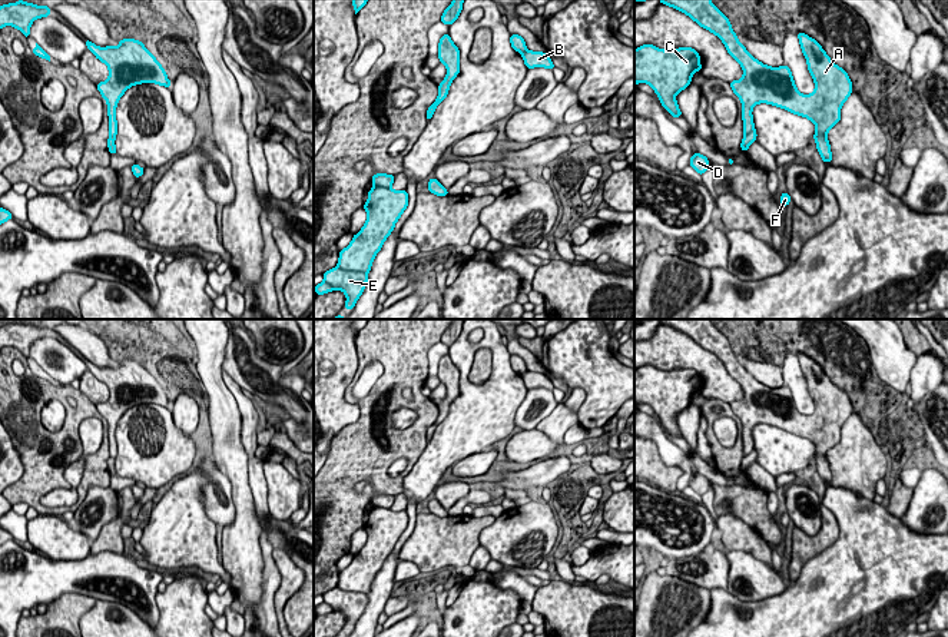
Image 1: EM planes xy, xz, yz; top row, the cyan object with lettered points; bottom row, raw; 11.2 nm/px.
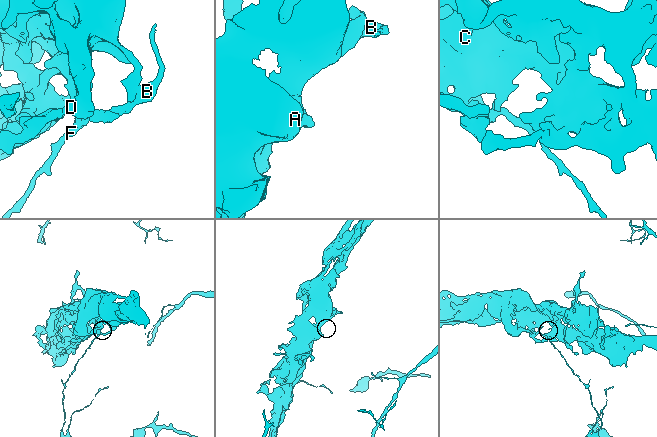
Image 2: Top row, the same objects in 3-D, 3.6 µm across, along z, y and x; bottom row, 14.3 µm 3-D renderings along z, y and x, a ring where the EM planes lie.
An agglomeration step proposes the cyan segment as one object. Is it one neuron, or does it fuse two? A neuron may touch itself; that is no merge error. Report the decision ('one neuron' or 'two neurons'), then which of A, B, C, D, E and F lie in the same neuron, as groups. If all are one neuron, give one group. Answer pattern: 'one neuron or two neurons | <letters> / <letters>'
two neurons | A C D E / B F

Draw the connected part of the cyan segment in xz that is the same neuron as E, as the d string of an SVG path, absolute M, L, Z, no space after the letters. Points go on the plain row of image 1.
M385 494L372 497L374 508L368 512L368 521L364 524L365 545L339 573L338 585L324 594L322 604L315 606L316 616L341 610L347 617L344 630L354 630L367 607L367 594L371 591L375 575L408 527L407 511L391 510L394 500L394 495Z

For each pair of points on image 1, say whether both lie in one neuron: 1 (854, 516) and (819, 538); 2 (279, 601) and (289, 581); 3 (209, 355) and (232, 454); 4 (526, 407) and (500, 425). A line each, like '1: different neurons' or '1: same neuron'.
1: different neurons
2: same neuron
3: same neuron
4: different neurons

